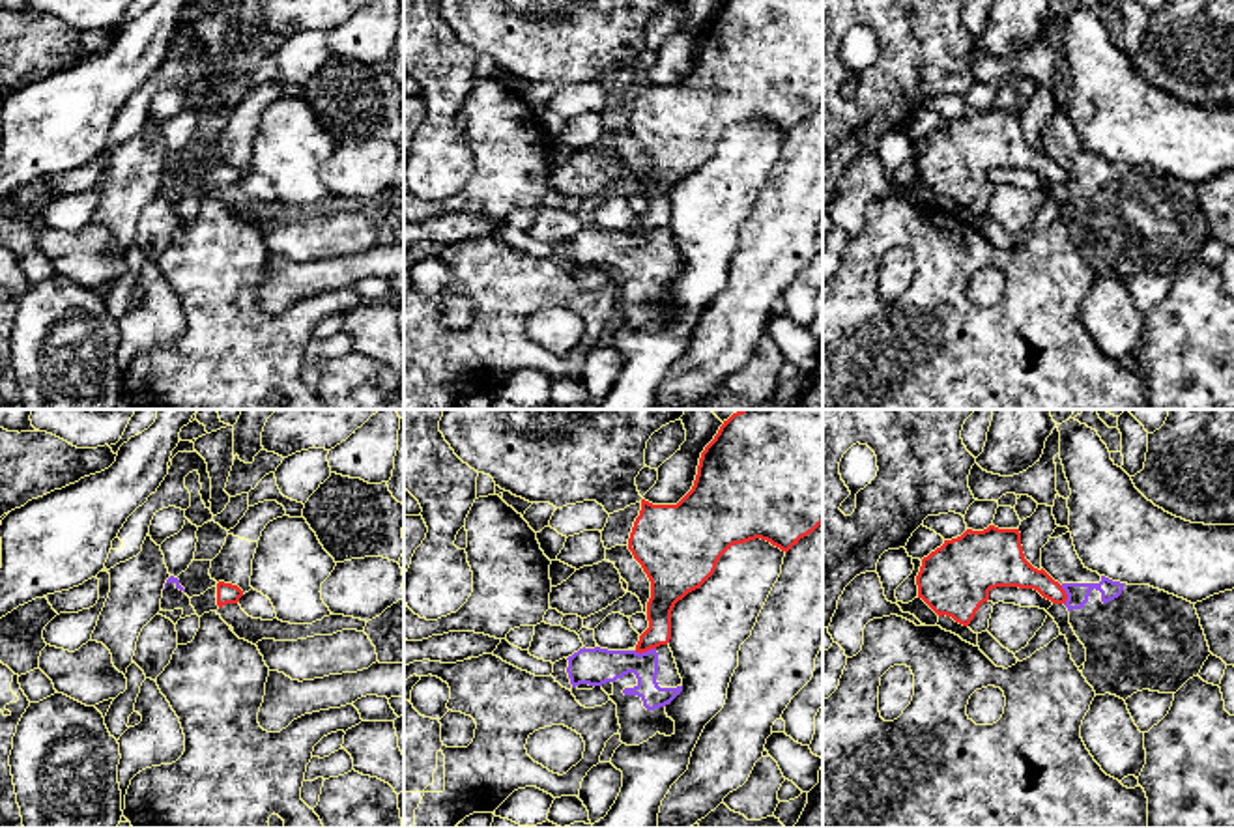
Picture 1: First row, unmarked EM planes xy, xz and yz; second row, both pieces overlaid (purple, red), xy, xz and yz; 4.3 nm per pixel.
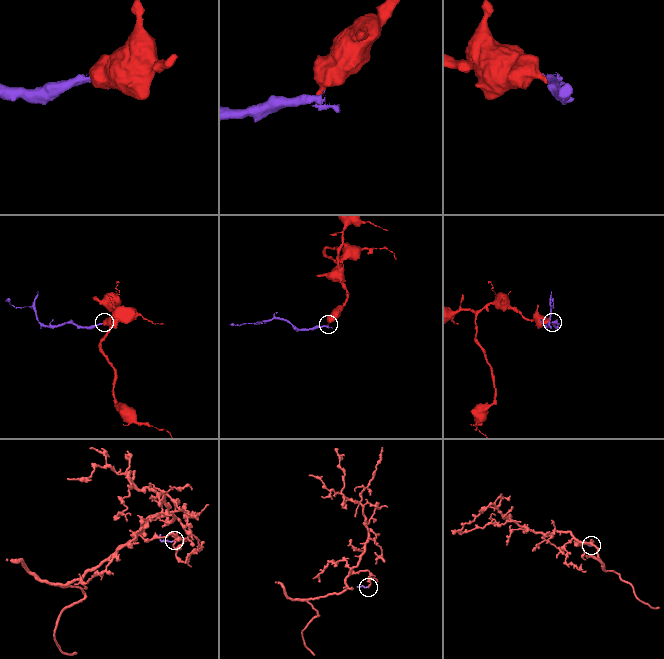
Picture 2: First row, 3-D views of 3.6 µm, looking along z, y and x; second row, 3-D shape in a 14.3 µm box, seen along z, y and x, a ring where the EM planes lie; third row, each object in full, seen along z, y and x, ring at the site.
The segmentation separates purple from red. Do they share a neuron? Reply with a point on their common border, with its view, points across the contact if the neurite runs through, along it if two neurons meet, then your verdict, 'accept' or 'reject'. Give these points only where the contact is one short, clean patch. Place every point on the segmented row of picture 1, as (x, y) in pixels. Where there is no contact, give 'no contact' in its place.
meets purple in xz at (644, 653); border along xz (655, 647), (644, 653), (634, 651); reject

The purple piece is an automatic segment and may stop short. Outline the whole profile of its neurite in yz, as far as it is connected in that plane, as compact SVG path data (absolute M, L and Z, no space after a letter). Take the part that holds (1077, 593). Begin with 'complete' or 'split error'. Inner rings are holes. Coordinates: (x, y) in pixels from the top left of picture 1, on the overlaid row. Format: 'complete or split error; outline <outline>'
split error; outline M1060 525L1041 548L1041 568L1068 594L1069 624L1086 649L1083 677L1096 695L1176 693L1198 677L1212 652L1195 604L1088 570Z

